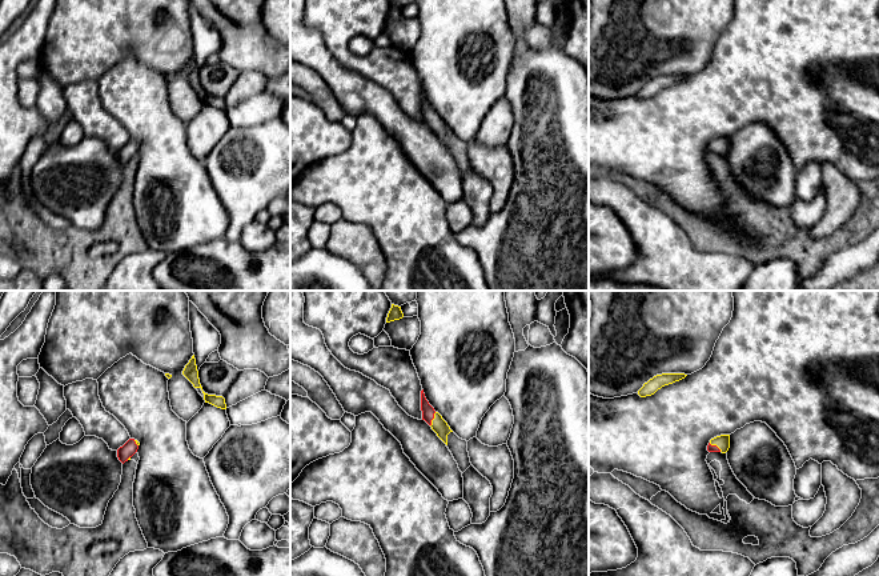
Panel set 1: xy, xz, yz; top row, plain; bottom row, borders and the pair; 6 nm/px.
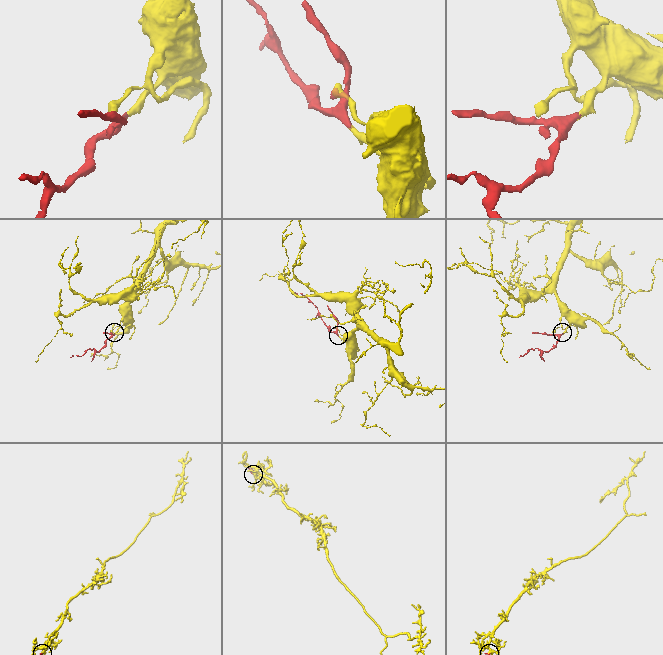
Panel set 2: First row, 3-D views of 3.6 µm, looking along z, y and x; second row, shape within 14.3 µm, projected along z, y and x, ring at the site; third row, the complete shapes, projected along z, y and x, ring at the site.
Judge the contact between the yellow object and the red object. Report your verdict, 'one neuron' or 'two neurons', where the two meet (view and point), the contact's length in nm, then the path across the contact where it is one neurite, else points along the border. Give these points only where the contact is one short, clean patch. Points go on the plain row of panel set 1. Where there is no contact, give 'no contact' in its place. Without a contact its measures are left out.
one neuron; meets yellow in xz at (433, 120); contact 90 nm long; runs through xz (438, 126), (433, 120), (428, 112)

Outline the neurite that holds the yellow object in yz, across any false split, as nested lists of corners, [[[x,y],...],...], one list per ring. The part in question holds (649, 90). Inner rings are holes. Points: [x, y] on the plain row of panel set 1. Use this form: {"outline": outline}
{"outline": [[[685,75],[657,76],[653,80],[650,80],[647,84],[643,85],[643,88],[638,92],[638,96],[641,99],[651,97],[662,88],[679,83],[679,81],[685,80],[686,77],[687,76],[685,76]]]}

